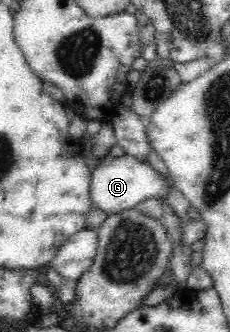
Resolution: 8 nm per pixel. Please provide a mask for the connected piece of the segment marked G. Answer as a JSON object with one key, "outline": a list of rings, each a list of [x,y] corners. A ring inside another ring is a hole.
{"outline":[[[126,153],[120,157],[106,155],[91,170],[90,202],[107,215],[133,211],[133,208],[144,199],[166,199],[168,191],[170,191],[168,178],[158,174],[146,160]]]}

